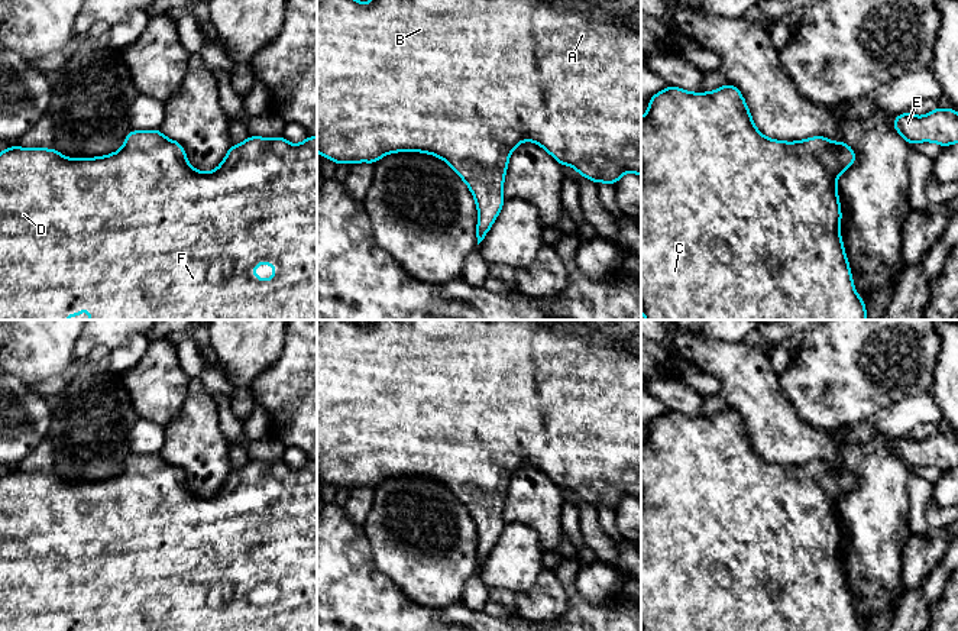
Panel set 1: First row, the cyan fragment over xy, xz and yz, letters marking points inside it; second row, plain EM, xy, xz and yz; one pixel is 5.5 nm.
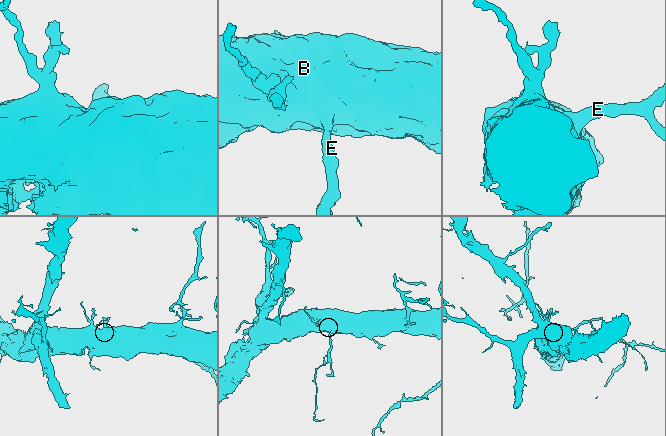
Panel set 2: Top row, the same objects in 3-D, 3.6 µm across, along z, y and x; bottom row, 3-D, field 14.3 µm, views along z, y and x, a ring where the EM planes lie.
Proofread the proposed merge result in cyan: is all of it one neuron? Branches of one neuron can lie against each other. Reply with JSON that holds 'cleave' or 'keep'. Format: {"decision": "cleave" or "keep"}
{"decision": "keep"}

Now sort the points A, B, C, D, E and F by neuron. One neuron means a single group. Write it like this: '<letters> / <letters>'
A B C D E F

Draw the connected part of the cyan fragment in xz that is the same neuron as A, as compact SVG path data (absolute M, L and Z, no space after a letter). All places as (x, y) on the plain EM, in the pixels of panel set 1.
M317 320L317 476L334 488L376 488L392 476L424 476L441 482L467 508L479 537L478 569L504 527L511 476L524 465L546 473L582 501L615 509L624 496L641 501L641 320L373 320L369 329L350 320Z

